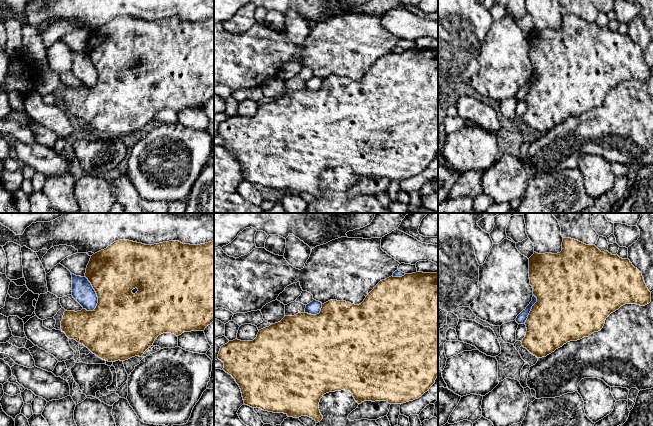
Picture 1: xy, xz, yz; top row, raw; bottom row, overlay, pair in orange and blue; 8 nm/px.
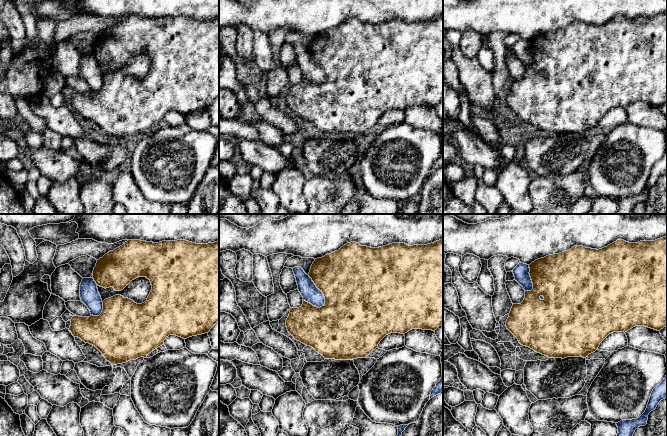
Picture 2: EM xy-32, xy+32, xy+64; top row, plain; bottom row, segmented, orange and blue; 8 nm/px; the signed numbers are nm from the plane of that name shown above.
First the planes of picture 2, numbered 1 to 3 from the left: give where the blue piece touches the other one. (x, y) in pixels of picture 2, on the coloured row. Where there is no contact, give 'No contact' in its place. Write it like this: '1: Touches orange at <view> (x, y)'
1: Touches orange at xy-32 (102, 312)
2: Touches orange at xy+32 (321, 291)
3: Touches orange at xy+64 (531, 279)

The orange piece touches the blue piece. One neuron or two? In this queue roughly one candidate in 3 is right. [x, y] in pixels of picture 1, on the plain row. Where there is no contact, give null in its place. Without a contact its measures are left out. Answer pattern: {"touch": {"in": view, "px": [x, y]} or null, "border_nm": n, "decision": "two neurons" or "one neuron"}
{"touch": {"in": "xy", "px": [96, 69]}, "border_nm": 300, "decision": "two neurons"}

